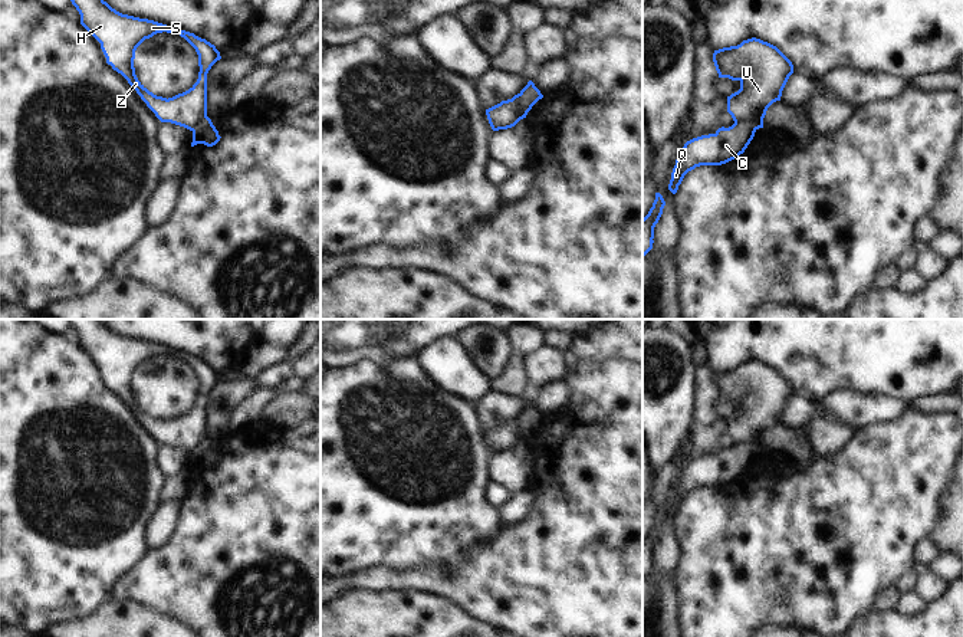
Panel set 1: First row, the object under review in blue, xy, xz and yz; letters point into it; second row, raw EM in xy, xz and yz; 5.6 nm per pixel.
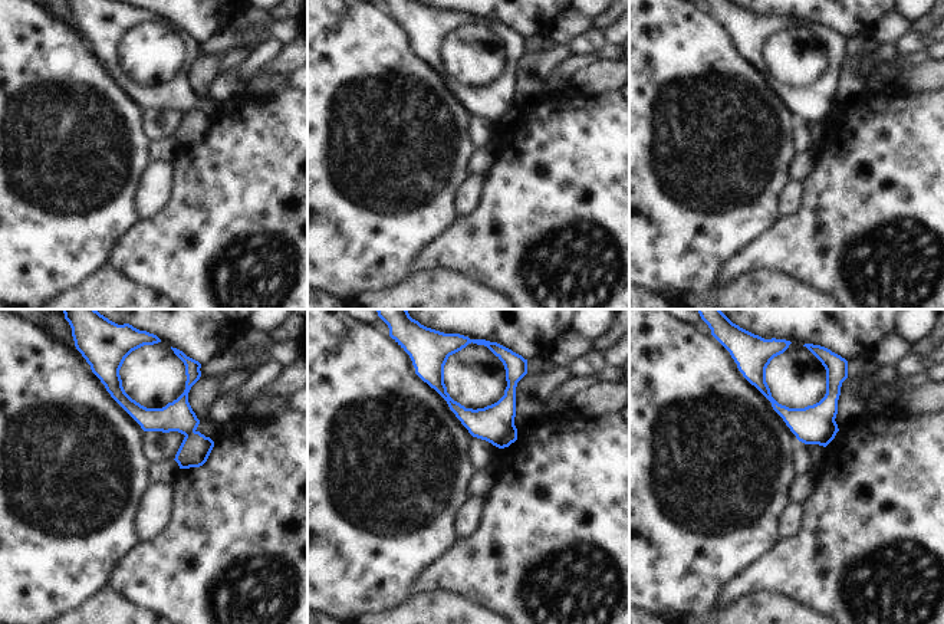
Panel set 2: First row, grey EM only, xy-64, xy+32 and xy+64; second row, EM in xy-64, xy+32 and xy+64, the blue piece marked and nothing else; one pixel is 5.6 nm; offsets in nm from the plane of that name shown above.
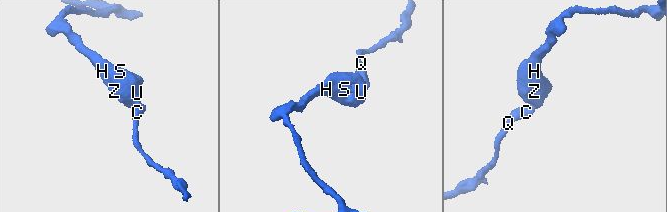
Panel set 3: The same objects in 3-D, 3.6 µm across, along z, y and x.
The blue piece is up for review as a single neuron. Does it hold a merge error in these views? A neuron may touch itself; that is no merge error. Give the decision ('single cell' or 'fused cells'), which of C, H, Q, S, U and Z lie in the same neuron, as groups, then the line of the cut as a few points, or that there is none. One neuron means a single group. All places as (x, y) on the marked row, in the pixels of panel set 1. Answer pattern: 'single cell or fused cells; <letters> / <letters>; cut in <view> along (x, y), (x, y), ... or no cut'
fused cells; C Q / H S U Z; cut in yz along (735, 121), (748, 121), (756, 128)

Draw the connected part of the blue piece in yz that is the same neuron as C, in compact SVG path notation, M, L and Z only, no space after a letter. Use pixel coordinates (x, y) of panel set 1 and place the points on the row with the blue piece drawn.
M734 122L719 128L714 134L693 138L681 148L671 173L668 190L676 194L684 175L700 165L722 165L745 152L753 139L756 127Z

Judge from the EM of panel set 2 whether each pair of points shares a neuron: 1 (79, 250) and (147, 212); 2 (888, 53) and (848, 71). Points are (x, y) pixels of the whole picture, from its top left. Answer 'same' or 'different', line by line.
1: different
2: same

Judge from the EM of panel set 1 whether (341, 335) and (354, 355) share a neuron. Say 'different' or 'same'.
same

